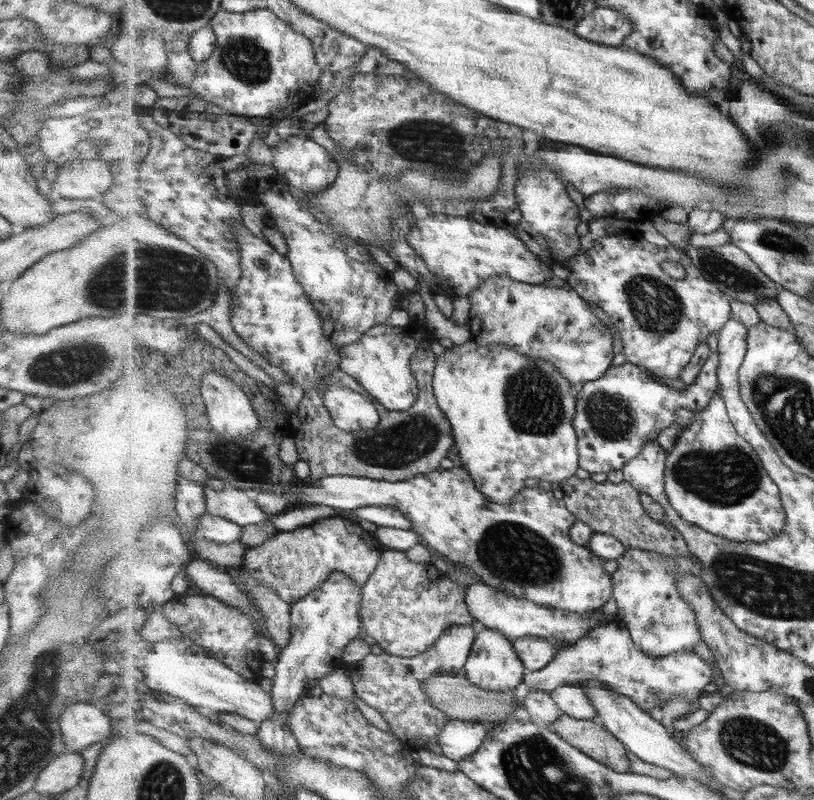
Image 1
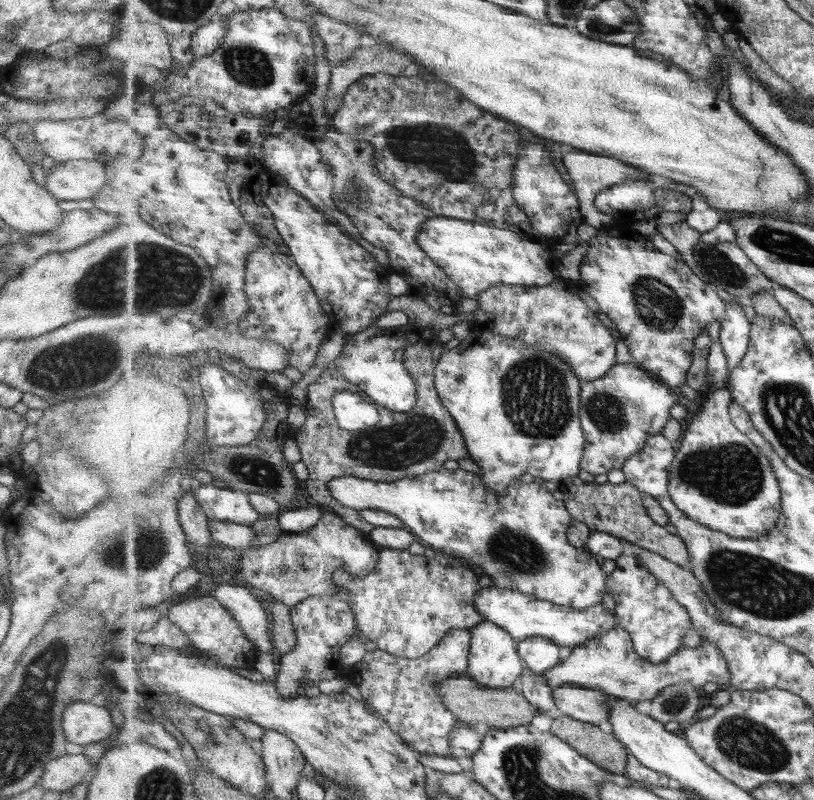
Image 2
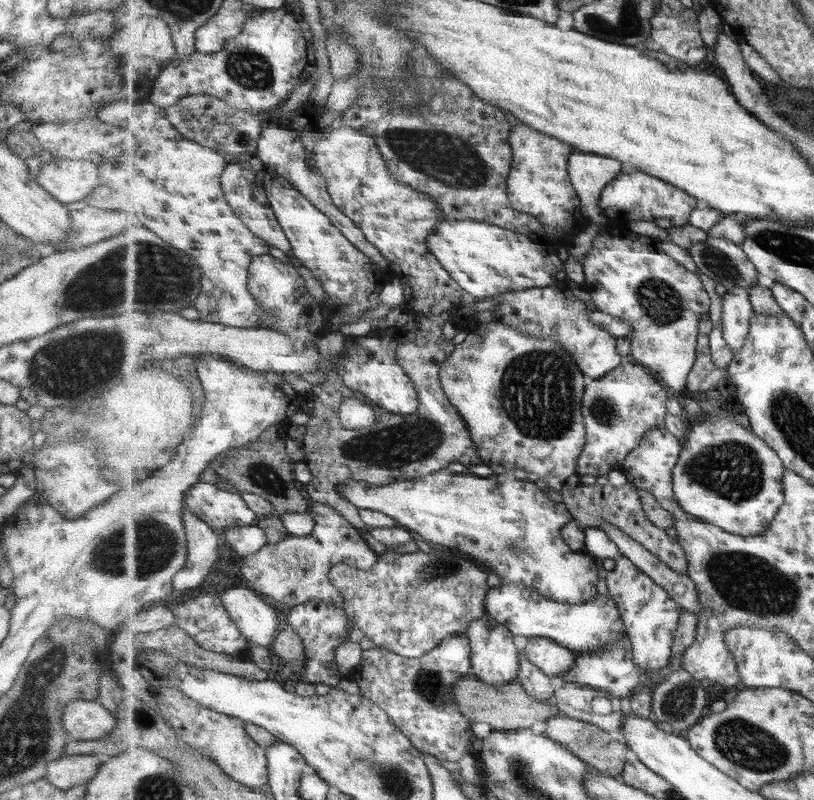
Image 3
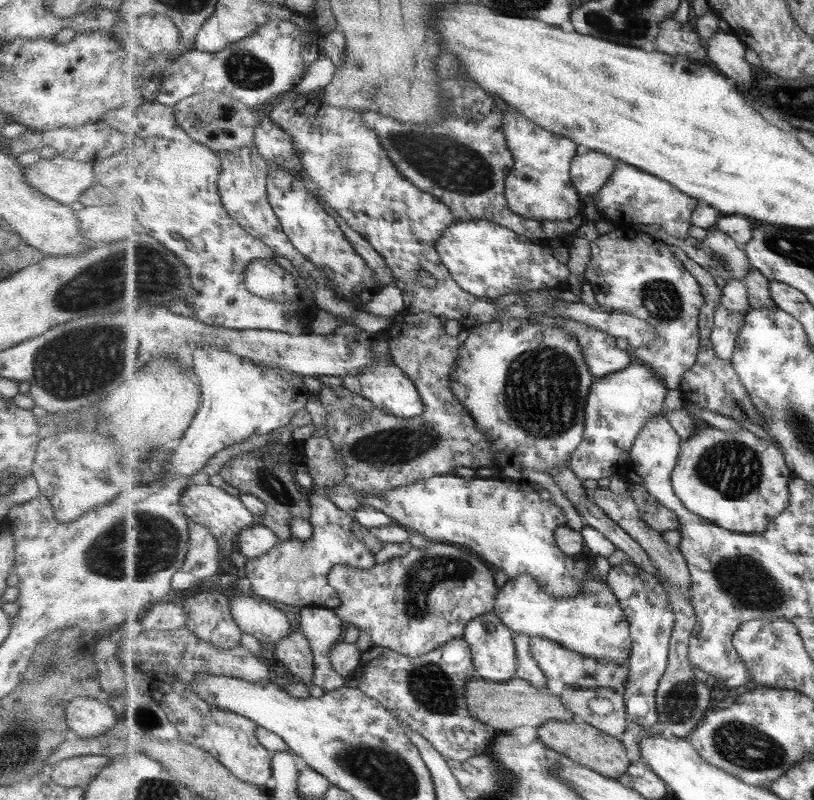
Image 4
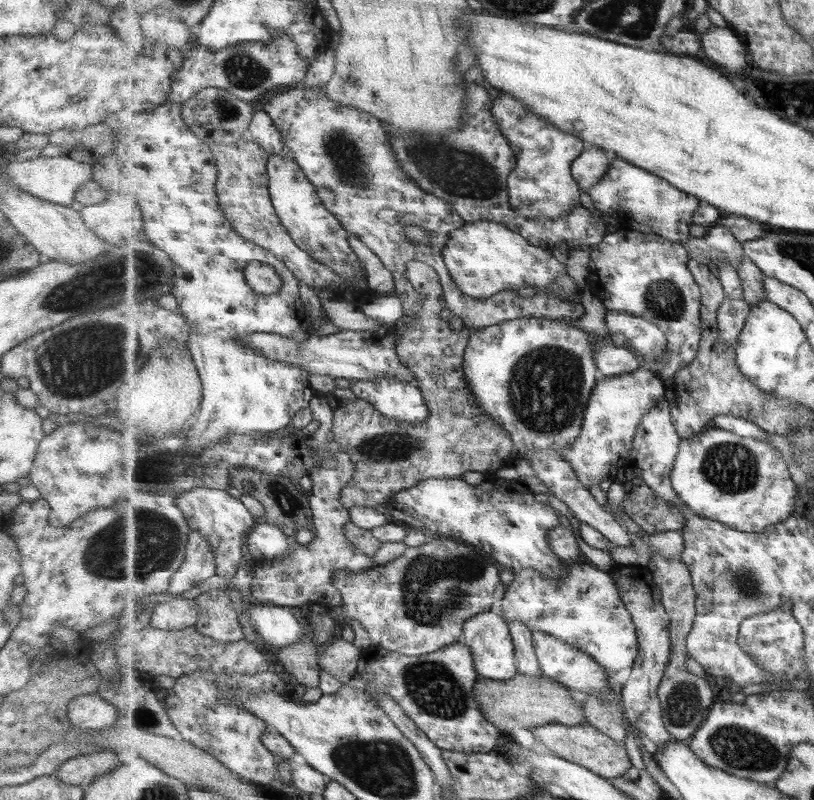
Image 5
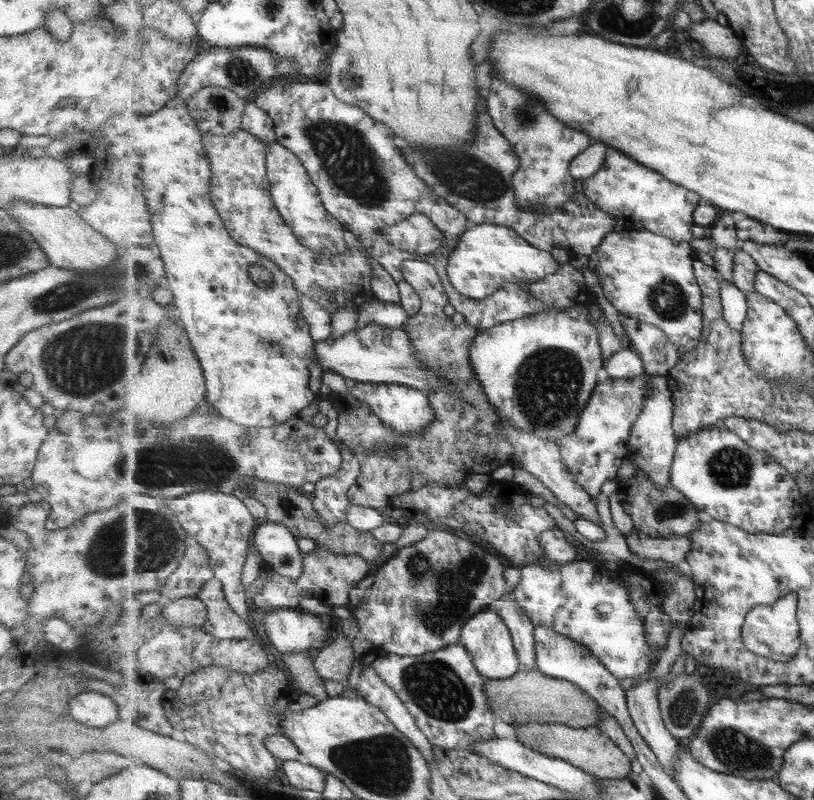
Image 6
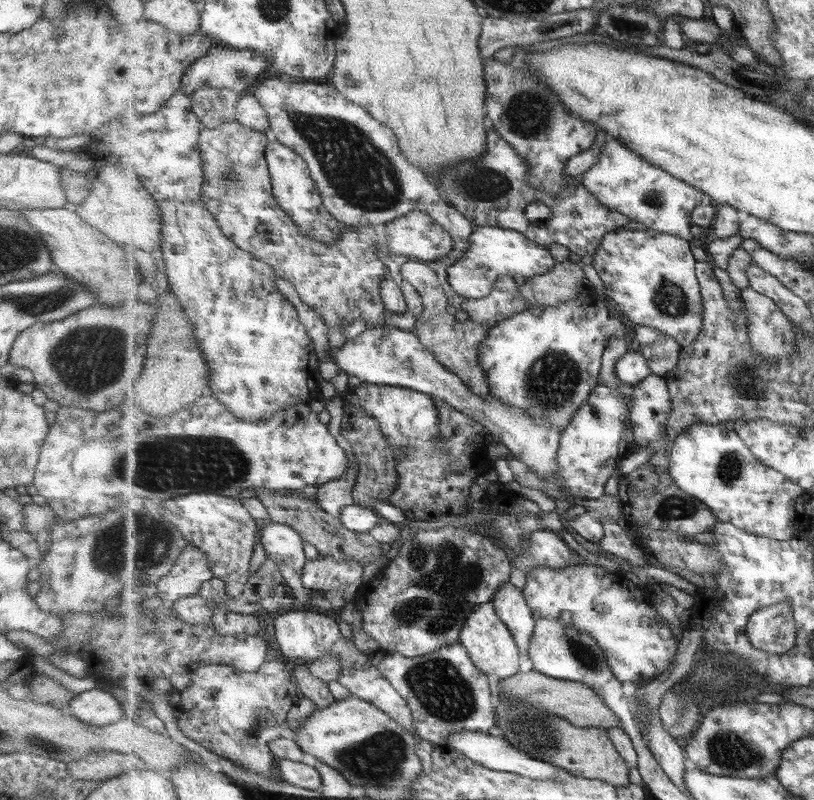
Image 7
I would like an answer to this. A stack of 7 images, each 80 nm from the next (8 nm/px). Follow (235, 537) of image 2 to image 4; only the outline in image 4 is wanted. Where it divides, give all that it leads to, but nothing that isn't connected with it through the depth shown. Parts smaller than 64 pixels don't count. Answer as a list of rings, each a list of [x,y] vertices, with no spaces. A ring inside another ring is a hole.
[[[260,523],[239,532],[237,539],[238,550],[249,558],[263,556],[283,541],[274,529],[267,528]]]

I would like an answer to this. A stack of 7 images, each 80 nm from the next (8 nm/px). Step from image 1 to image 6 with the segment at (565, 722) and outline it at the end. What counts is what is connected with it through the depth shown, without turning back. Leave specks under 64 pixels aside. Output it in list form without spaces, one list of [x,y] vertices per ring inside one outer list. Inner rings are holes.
[[[539,722],[517,723],[511,726],[515,730],[517,740],[531,746],[535,752],[570,762],[599,780],[625,780],[632,774],[630,757],[599,727],[571,728],[565,724]]]

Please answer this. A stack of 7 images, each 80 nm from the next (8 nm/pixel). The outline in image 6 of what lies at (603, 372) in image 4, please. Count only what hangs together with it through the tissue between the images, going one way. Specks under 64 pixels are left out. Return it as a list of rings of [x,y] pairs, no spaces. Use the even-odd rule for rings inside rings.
[[[621,345],[621,349],[604,360],[604,370],[610,379],[635,380],[646,374],[642,356]]]

